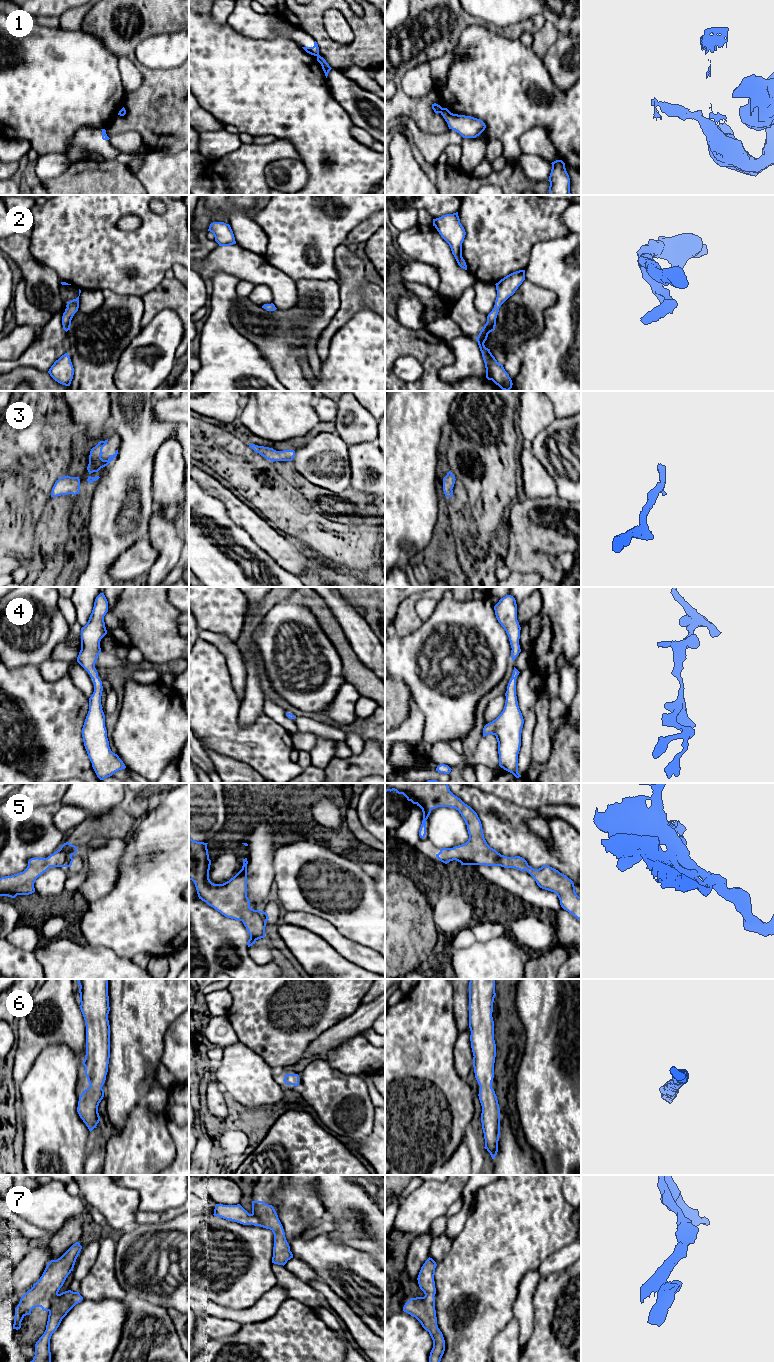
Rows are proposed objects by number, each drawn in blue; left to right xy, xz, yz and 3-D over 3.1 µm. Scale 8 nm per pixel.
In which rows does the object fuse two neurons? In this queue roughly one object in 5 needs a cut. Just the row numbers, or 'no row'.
1

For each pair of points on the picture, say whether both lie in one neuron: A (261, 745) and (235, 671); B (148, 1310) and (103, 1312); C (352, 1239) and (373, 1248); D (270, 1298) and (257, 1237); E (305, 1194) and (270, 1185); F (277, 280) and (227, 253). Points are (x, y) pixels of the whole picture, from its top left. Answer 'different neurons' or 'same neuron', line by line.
A: different neurons
B: different neurons
C: same neuron
D: different neurons
E: different neurons
F: same neuron

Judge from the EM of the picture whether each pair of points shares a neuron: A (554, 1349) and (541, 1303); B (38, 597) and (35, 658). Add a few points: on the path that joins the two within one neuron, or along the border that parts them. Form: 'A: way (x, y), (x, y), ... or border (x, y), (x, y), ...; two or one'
A: way (550, 1338), (546, 1328), (546, 1314); one
B: way (48, 612), (48, 616), (38, 626), (38, 643); one

